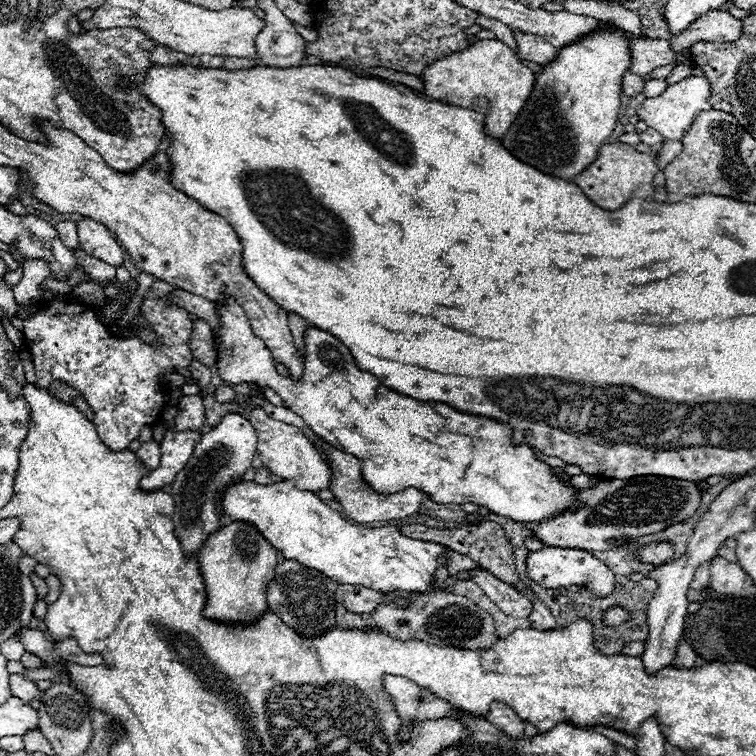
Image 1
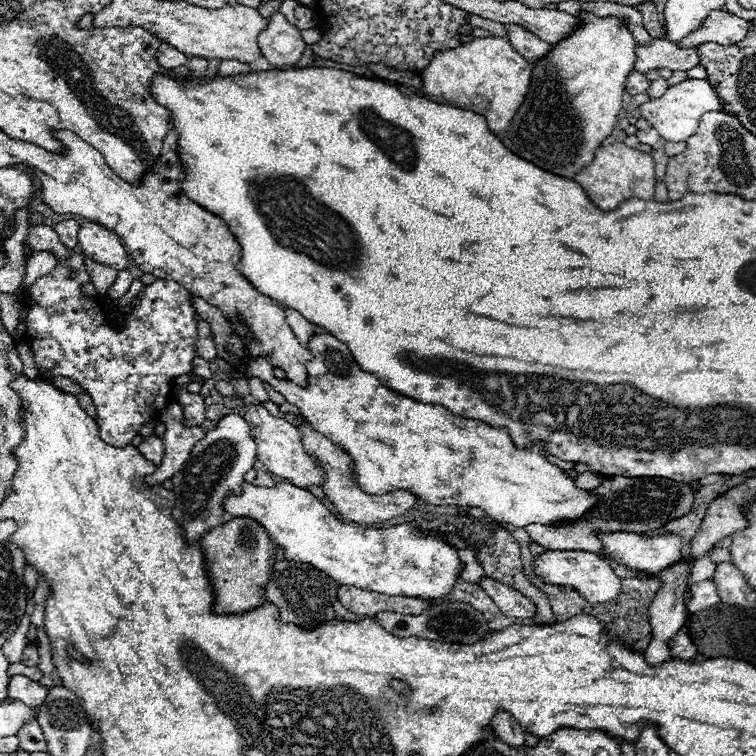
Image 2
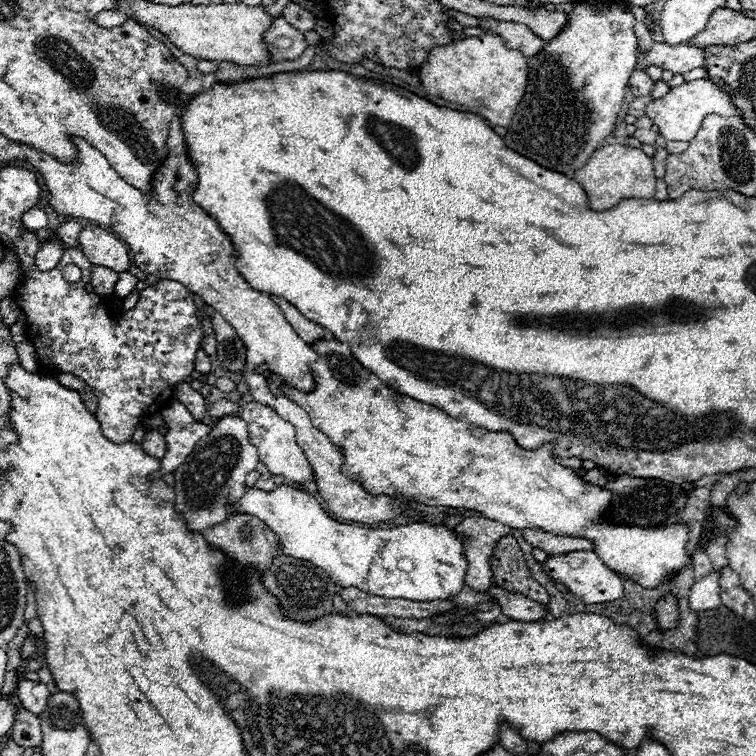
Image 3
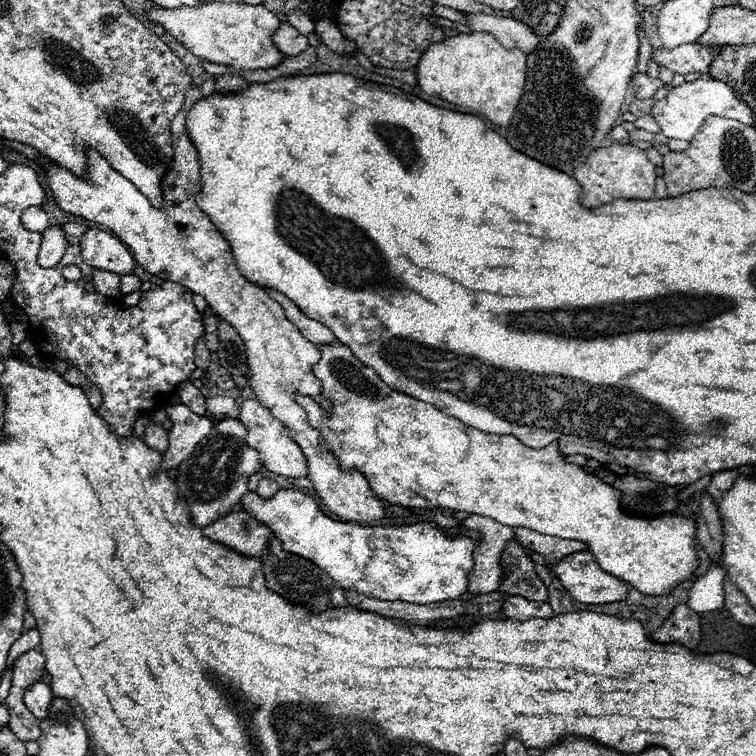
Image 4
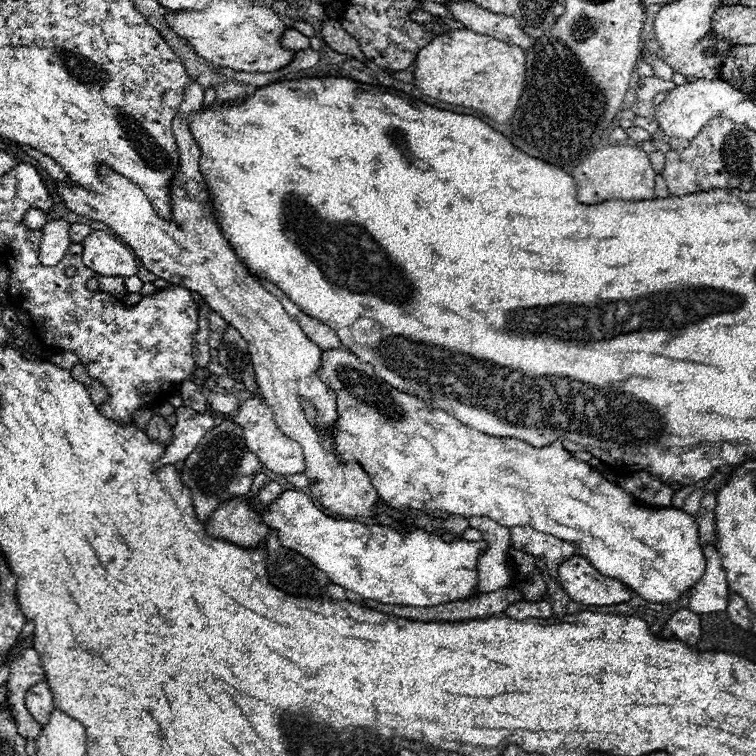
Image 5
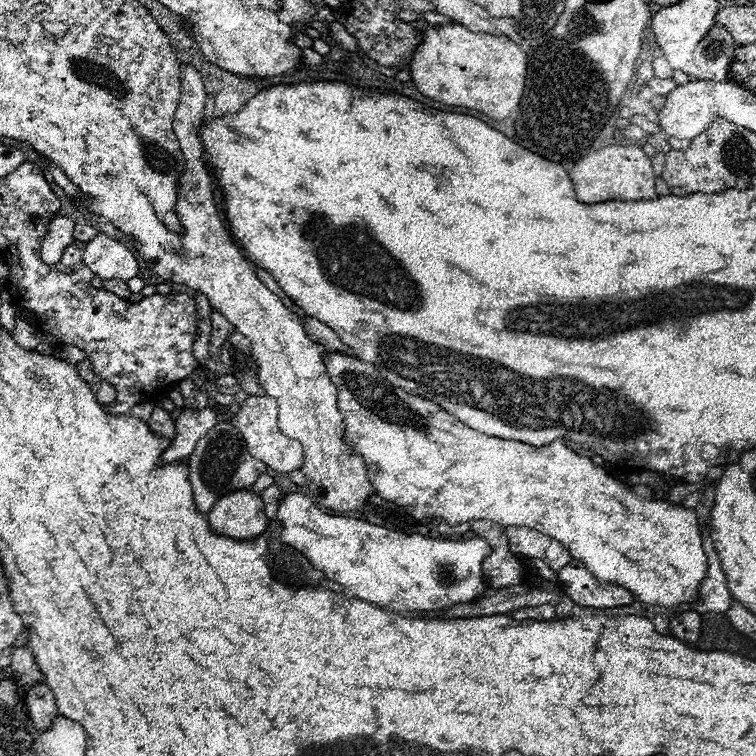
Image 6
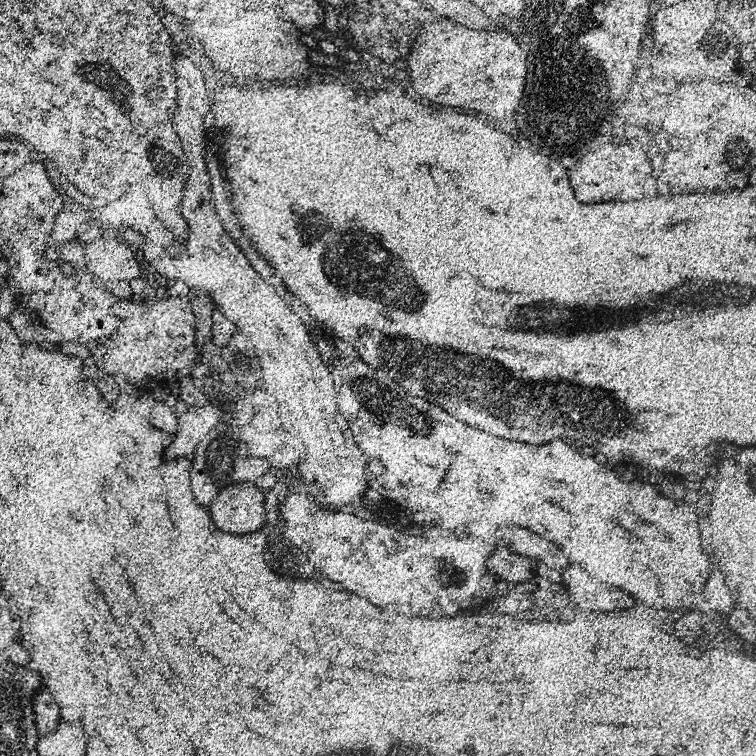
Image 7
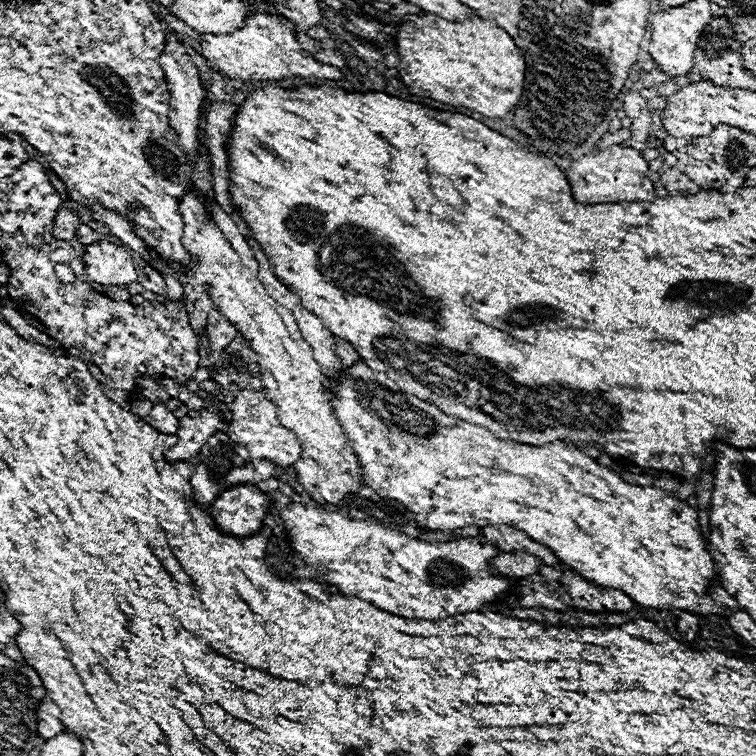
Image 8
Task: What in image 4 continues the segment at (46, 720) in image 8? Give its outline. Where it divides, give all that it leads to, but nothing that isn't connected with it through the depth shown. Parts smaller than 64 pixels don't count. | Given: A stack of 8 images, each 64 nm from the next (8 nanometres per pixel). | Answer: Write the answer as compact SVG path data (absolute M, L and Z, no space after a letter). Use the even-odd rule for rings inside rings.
M36 682L32 686L26 688L24 692L24 704L26 708L38 718L38 720L44 720L48 716L48 708L52 704L52 692L50 692L50 686L44 684L44 682Z

